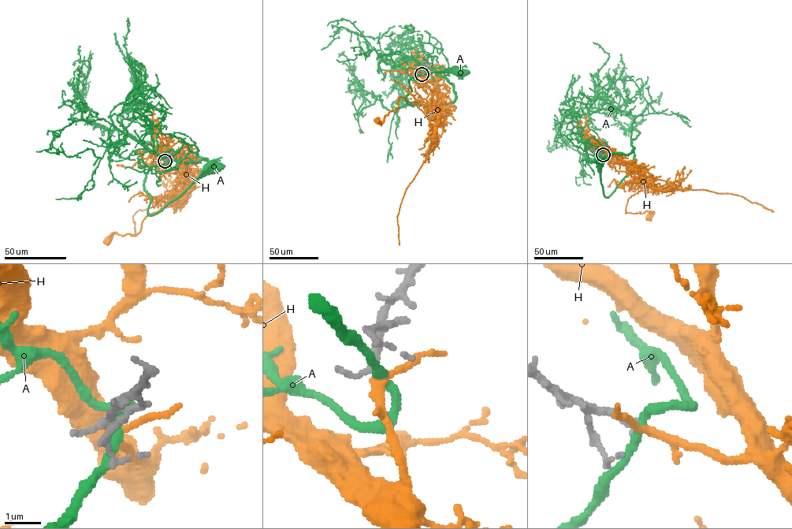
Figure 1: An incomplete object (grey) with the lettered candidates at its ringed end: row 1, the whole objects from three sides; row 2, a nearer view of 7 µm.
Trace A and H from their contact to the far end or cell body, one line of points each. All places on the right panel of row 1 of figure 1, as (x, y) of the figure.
A: (603, 154), (587, 154), (592, 161), (633, 148), (630, 170), (607, 196), (599, 160)
H: (603, 154), (614, 160), (621, 160), (648, 184), (647, 188), (629, 199), (626, 213), (649, 210), (649, 217)

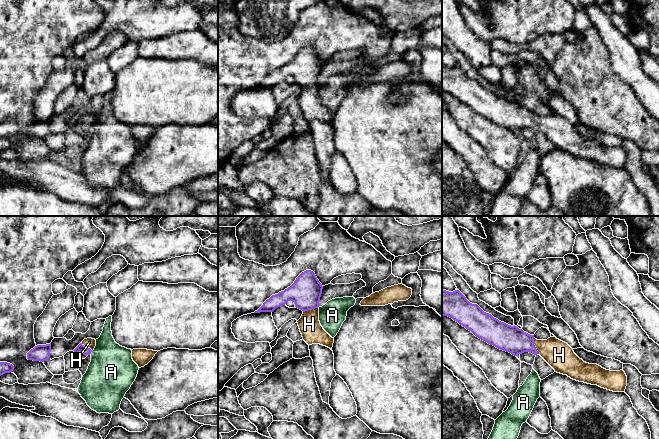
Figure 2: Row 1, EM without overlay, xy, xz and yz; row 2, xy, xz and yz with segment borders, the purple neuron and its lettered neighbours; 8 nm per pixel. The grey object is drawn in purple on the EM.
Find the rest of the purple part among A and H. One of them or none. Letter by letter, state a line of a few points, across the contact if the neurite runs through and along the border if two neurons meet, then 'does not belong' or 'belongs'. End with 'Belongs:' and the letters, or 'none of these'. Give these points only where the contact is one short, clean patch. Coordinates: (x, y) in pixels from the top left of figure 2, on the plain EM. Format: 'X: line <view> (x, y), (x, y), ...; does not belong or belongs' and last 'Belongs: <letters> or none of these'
A: line xy (92, 127), (90, 129); does not belong
H: line xz (305, 68), (310, 85), (310, 104), (312, 108); belongs
Belongs: H

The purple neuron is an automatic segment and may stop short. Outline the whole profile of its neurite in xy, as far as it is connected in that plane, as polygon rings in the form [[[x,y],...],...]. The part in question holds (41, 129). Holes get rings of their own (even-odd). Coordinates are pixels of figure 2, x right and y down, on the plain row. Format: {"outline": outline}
{"outline": [[[51,119],[46,121],[37,121],[27,129],[27,135],[44,138],[50,135]]]}

